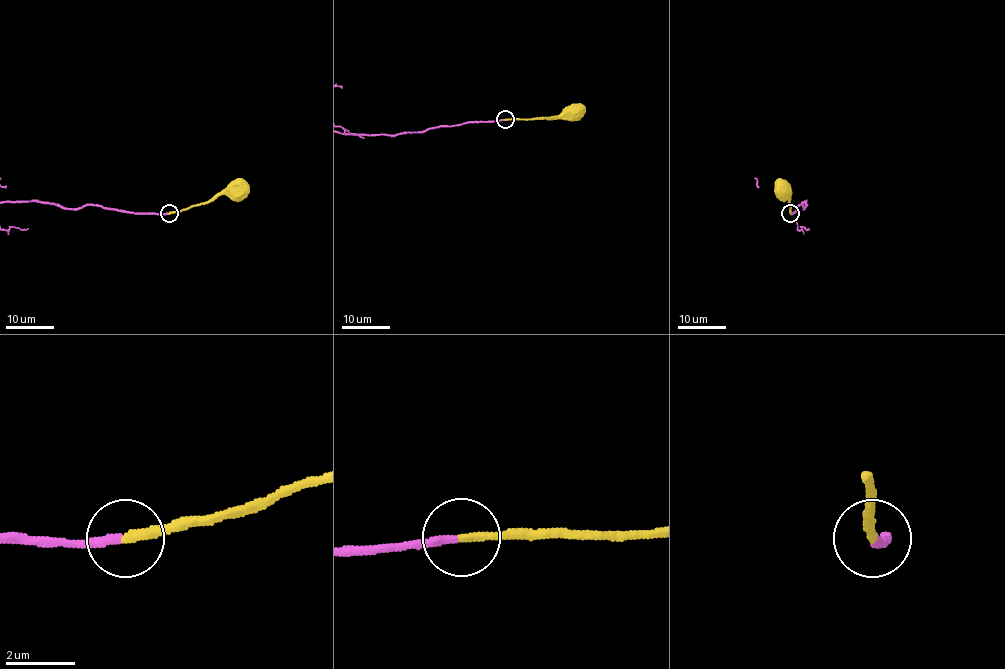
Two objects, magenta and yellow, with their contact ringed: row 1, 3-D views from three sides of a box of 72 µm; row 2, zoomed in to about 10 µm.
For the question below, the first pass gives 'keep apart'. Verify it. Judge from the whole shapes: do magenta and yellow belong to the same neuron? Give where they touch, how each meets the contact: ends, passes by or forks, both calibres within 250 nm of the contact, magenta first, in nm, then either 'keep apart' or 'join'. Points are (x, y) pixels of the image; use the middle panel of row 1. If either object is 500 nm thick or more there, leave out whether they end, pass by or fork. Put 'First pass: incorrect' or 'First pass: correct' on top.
First pass: incorrect
place (505, 119); magenta ends; yellow ends; calibres 240 and 260 nm; join

